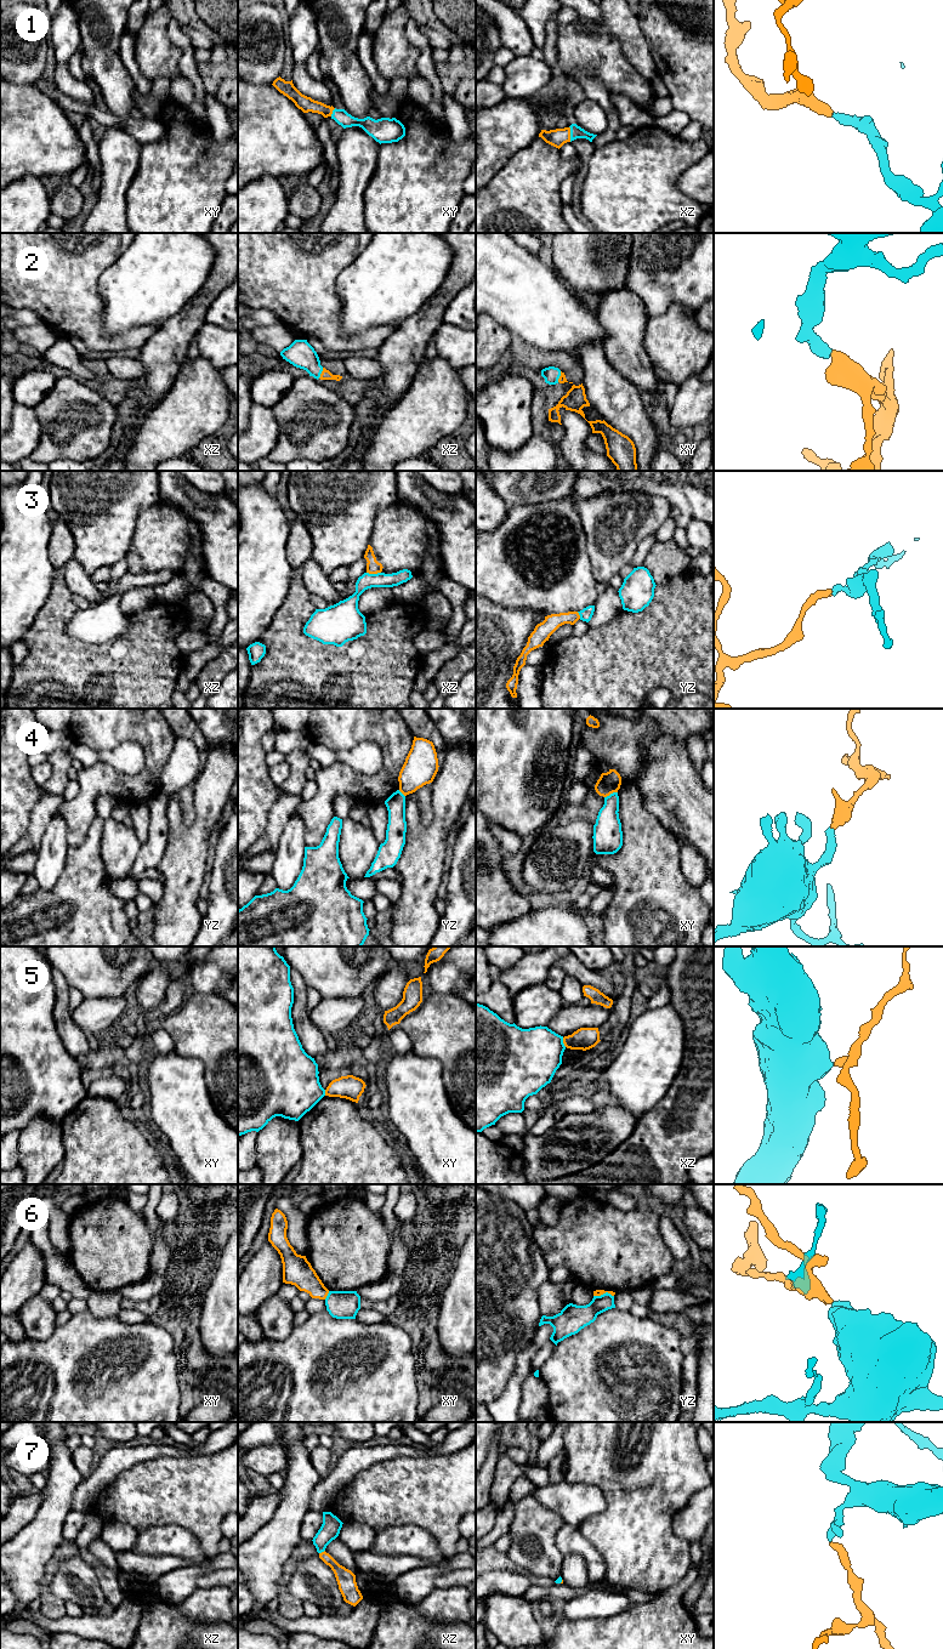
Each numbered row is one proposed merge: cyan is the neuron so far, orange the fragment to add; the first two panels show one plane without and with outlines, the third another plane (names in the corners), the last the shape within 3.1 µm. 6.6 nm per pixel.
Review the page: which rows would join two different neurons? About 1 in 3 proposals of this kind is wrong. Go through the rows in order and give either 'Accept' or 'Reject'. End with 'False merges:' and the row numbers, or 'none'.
1: Accept
2: Accept
3: Reject
4: Reject
5: Reject
6: Reject
7: Accept
False merges: 3, 4, 5, 6

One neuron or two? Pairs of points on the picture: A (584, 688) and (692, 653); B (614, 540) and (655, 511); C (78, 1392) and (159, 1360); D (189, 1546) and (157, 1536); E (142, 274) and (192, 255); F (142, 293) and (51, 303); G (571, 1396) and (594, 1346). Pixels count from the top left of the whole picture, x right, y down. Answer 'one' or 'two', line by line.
A: one
B: one
C: one
D: one
E: one
F: two
G: one

